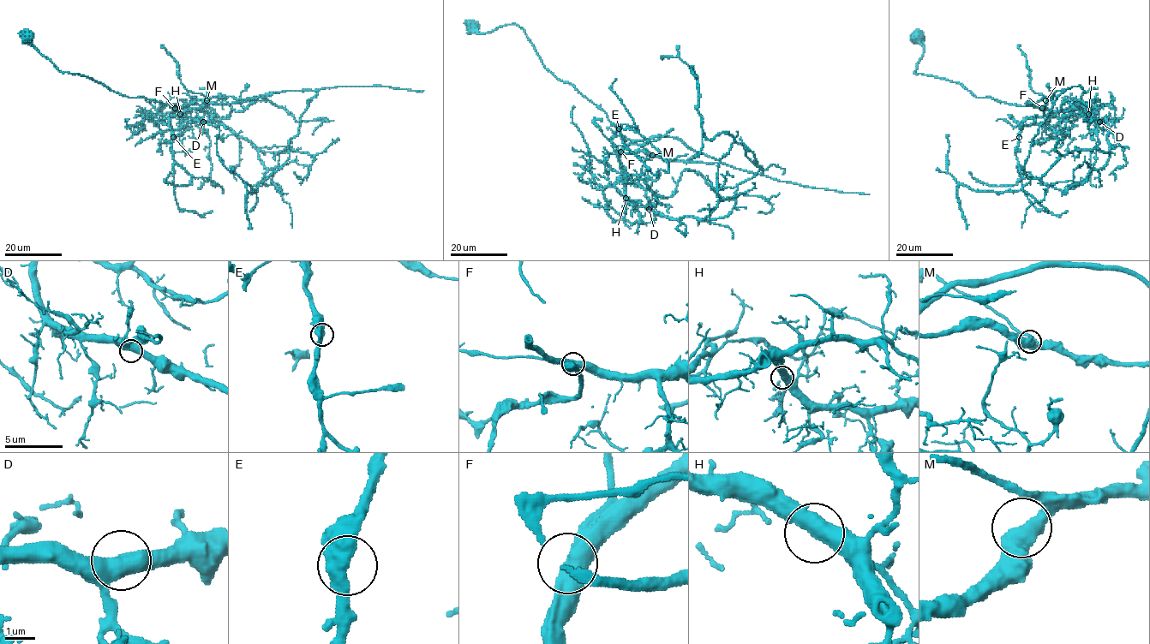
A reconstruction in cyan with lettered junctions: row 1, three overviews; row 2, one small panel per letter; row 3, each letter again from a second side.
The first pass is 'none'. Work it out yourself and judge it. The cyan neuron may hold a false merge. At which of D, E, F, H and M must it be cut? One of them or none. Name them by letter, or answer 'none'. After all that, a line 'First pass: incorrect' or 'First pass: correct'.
none
First pass: correct

